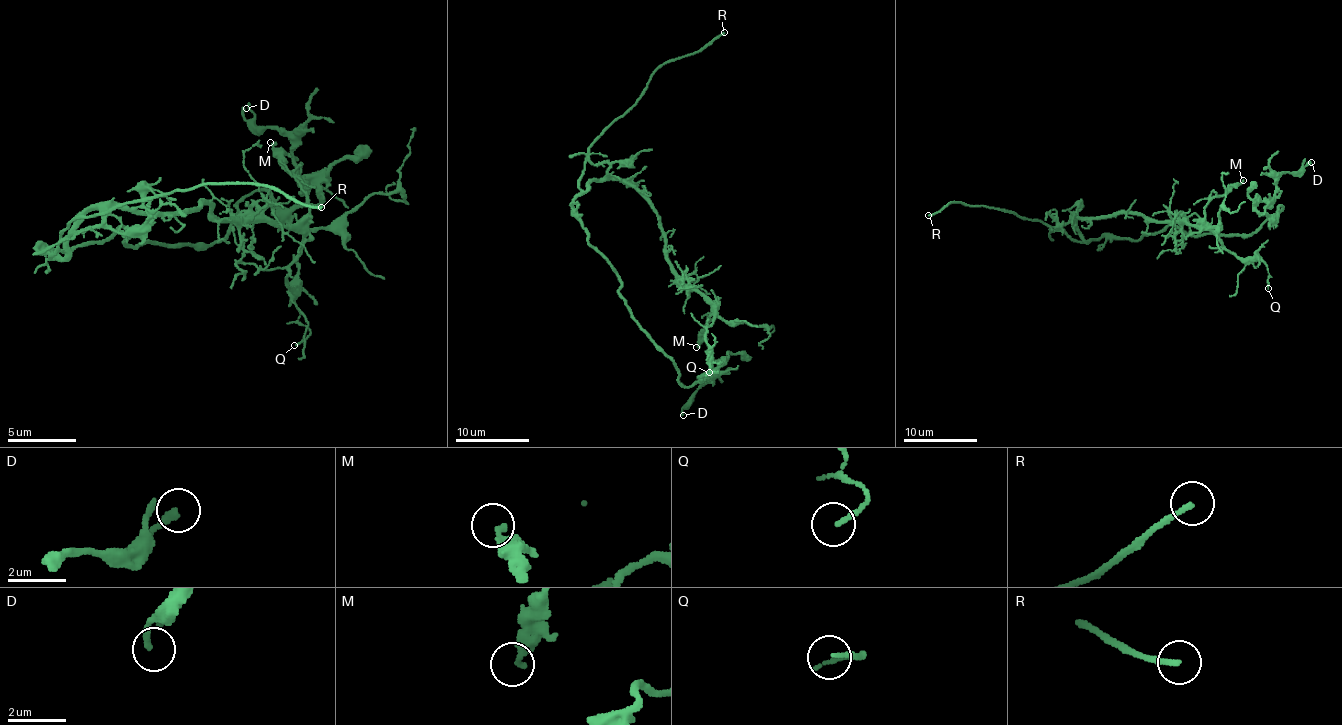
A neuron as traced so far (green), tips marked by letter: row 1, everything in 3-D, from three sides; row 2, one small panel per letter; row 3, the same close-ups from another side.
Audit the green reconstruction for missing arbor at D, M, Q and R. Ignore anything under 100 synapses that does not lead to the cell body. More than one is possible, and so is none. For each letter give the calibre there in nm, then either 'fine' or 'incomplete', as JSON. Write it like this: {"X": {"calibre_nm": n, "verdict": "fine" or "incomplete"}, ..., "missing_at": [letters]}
{"D": {"calibre_nm": 240, "verdict": "fine"}, "M": {"calibre_nm": 220, "verdict": "fine"}, "Q": {"calibre_nm": 160, "verdict": "fine"}, "R": {"calibre_nm": 170, "verdict": "incomplete"}, "missing_at": ["R"]}

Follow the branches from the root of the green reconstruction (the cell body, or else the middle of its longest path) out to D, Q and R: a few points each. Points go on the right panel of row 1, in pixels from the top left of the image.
D: (1114, 239), (1169, 226), (1252, 235), (1283, 207), (1255, 207), (1276, 180), (1311, 162)
Q: (1114, 239), (1085, 240), (1075, 215), (1138, 213), (1208, 226), (1228, 250), (1266, 266), (1268, 288)
R: (1114, 239), (1103, 237), (1077, 242), (1061, 229), (1050, 228), (1039, 220), (962, 202), (951, 202), (928, 215)

